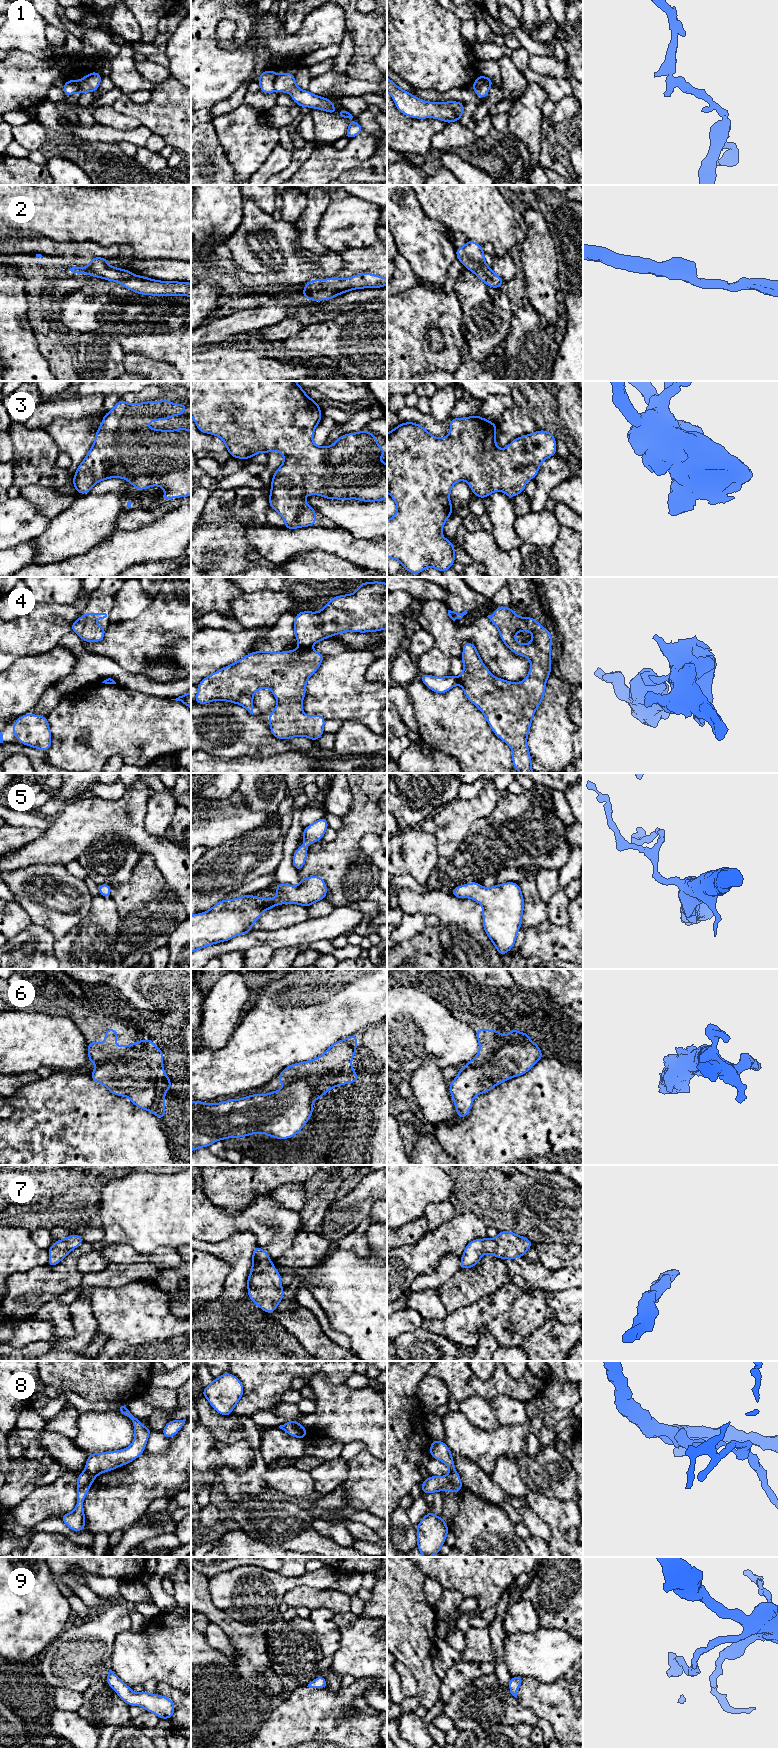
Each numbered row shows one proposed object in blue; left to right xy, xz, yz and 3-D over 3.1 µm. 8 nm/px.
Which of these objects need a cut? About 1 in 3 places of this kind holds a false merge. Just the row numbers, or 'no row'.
1, 4, 8

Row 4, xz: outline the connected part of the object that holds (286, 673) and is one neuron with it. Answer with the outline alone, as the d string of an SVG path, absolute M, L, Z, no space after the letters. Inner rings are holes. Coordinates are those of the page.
M300 647L280 653L257 650L201 680L194 702L207 704L216 700L228 701L241 705L253 715L255 692L269 688L277 700L276 708L268 716L272 735L280 740L304 736L316 742L324 733L326 719L320 714L307 716L302 705L306 682L318 670L323 659L324 655L312 648Z

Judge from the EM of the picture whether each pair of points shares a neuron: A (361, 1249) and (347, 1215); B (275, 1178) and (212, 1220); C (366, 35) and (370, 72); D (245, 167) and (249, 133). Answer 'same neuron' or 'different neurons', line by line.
A: different neurons
B: different neurons
C: same neuron
D: same neuron

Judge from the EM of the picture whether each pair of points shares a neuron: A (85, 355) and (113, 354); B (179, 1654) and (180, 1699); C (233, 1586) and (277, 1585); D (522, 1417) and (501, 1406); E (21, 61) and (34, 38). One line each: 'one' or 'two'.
A: one
B: two
C: one
D: one
E: two

